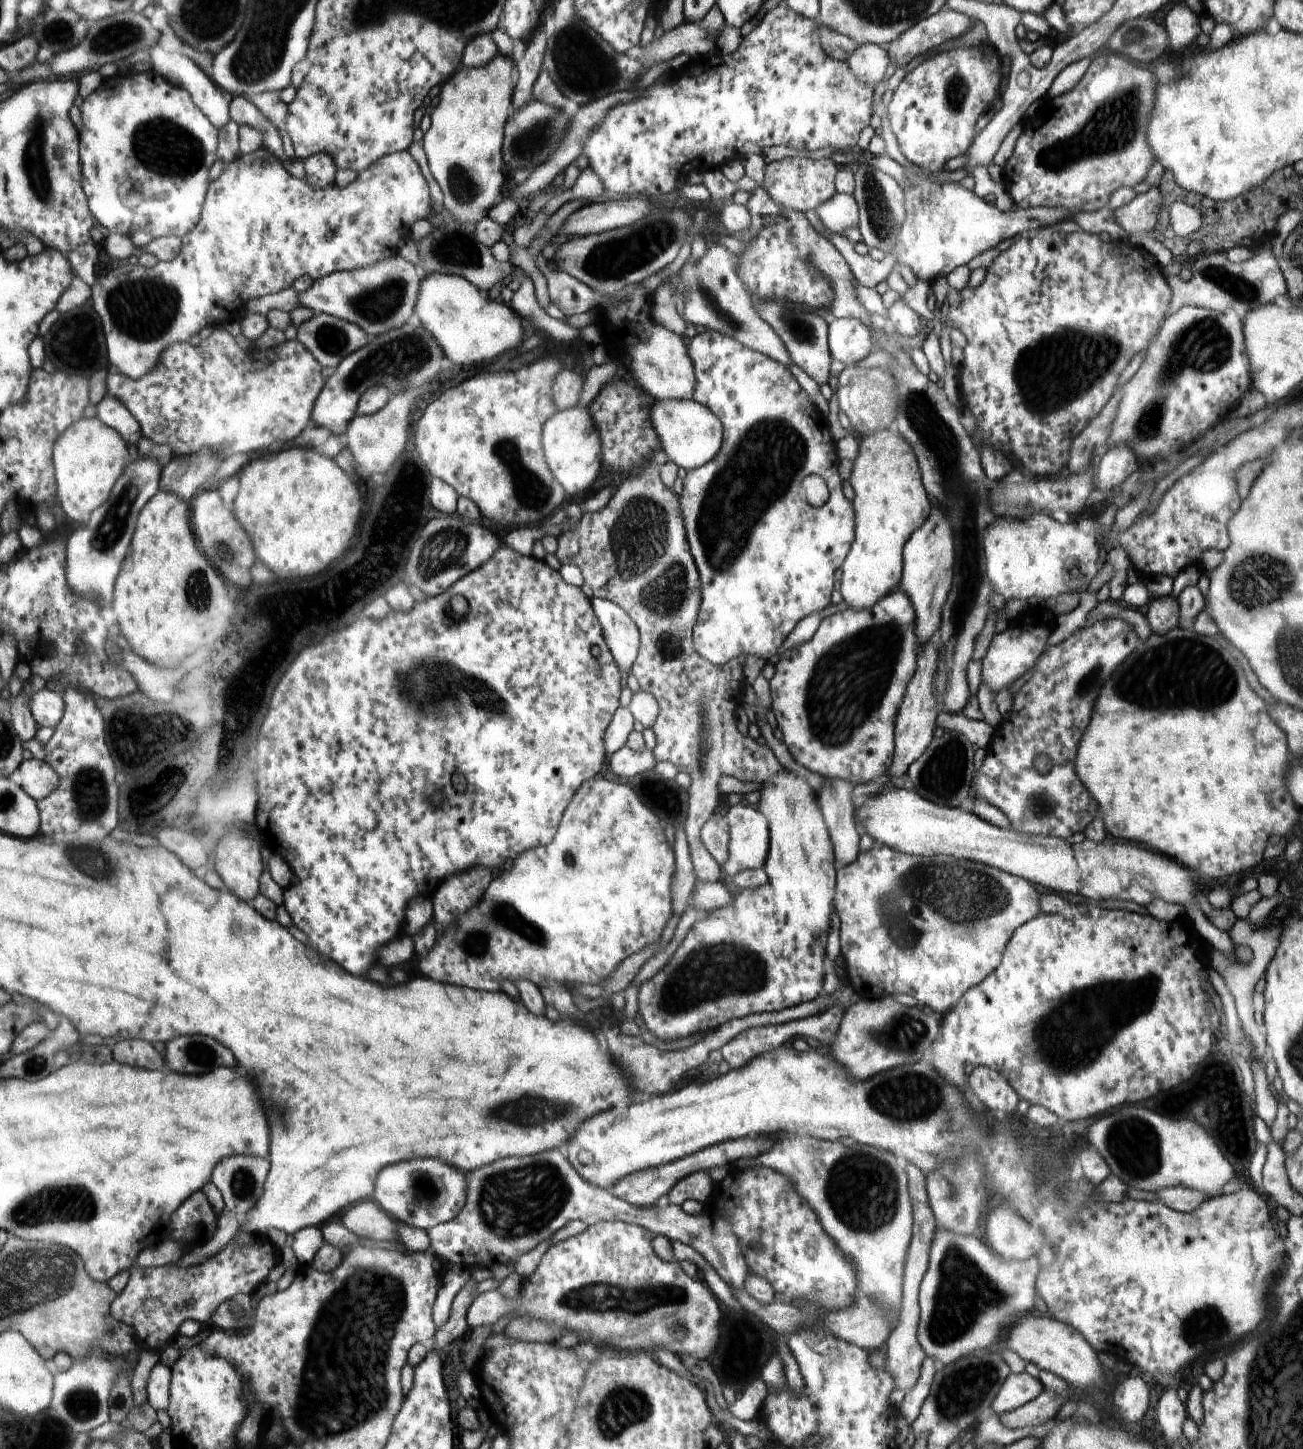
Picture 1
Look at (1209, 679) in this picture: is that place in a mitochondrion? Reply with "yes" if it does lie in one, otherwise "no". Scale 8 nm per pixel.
yes

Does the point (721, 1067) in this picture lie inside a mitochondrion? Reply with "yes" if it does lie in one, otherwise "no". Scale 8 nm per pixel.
no

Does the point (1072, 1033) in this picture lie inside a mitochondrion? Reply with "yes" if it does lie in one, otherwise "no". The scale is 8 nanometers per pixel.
yes

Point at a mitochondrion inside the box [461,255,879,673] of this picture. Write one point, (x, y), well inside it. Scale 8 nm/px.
(769, 453)

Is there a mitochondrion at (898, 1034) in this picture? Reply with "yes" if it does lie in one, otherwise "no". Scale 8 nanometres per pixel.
yes

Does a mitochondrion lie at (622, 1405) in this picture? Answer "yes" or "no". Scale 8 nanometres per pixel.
yes

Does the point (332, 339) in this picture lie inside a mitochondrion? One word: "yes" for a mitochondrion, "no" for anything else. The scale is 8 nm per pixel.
yes

